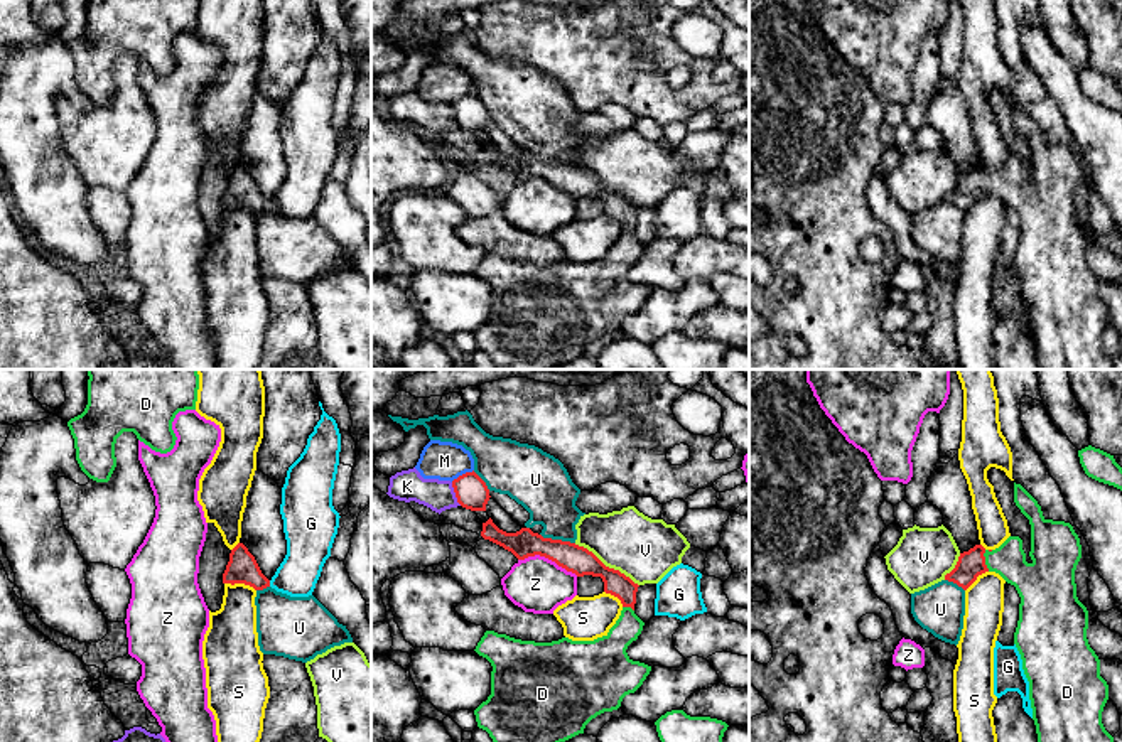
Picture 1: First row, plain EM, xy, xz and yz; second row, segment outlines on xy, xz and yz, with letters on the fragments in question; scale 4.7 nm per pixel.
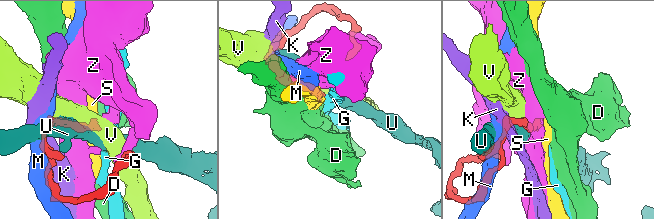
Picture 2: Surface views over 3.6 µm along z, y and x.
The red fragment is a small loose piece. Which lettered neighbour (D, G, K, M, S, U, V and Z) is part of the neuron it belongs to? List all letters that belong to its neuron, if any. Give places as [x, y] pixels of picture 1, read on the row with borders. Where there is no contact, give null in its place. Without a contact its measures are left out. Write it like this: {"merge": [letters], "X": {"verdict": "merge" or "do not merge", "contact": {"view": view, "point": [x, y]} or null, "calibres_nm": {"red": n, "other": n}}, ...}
{"merge": ["D"], "D": {"verdict": "merge", "contact": {"view": "yz", "point": [984, 560]}, "calibres_nm": {"red": 130, "other": 170}}, "G": {"verdict": "do not merge", "contact": {"view": "xy", "point": [269, 584]}, "calibres_nm": {"red": 140, "other": 200}}, "K": {"verdict": "do not merge", "contact": {"view": "xz", "point": [456, 494]}, "calibres_nm": {"red": 160, "other": 150}}, "M": {"verdict": "do not merge", "contact": {"view": "xz", "point": [463, 474]}, "calibres_nm": {"red": 160, "other": 190}}, "S": {"verdict": "do not merge", "contact": {"view": "xy", "point": [240, 582]}, "calibres_nm": {"red": 140, "other": 240}}, "U": {"verdict": "do not merge", "contact": {"view": "xz", "point": [557, 540]}, "calibres_nm": {"red": 140, "other": 260}}, "V": {"verdict": "do not merge", "contact": {"view": "xz", "point": [604, 565]}, "calibres_nm": {"red": 140, "other": 300}}, "Z": {"verdict": "do not merge", "contact": {"view": "xz", "point": [549, 559]}, "calibres_nm": {"red": 140, "other": 260}}}

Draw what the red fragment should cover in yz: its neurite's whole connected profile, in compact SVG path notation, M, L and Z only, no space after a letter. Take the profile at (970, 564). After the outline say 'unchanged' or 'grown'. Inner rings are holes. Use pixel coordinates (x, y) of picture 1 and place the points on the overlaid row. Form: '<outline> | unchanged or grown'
M1016 482L1014 503L1029 519L1031 551L1024 553L1019 536L1009 536L992 551L975 545L960 553L945 580L967 590L979 575L995 572L1016 587L1021 604L1014 644L1029 681L1038 742L1114 742L1102 723L1109 685L1100 676L1100 659L1087 639L1088 610L1076 597L1075 570L1082 558L1080 538L1070 523L1046 519L1038 501Z | grown

